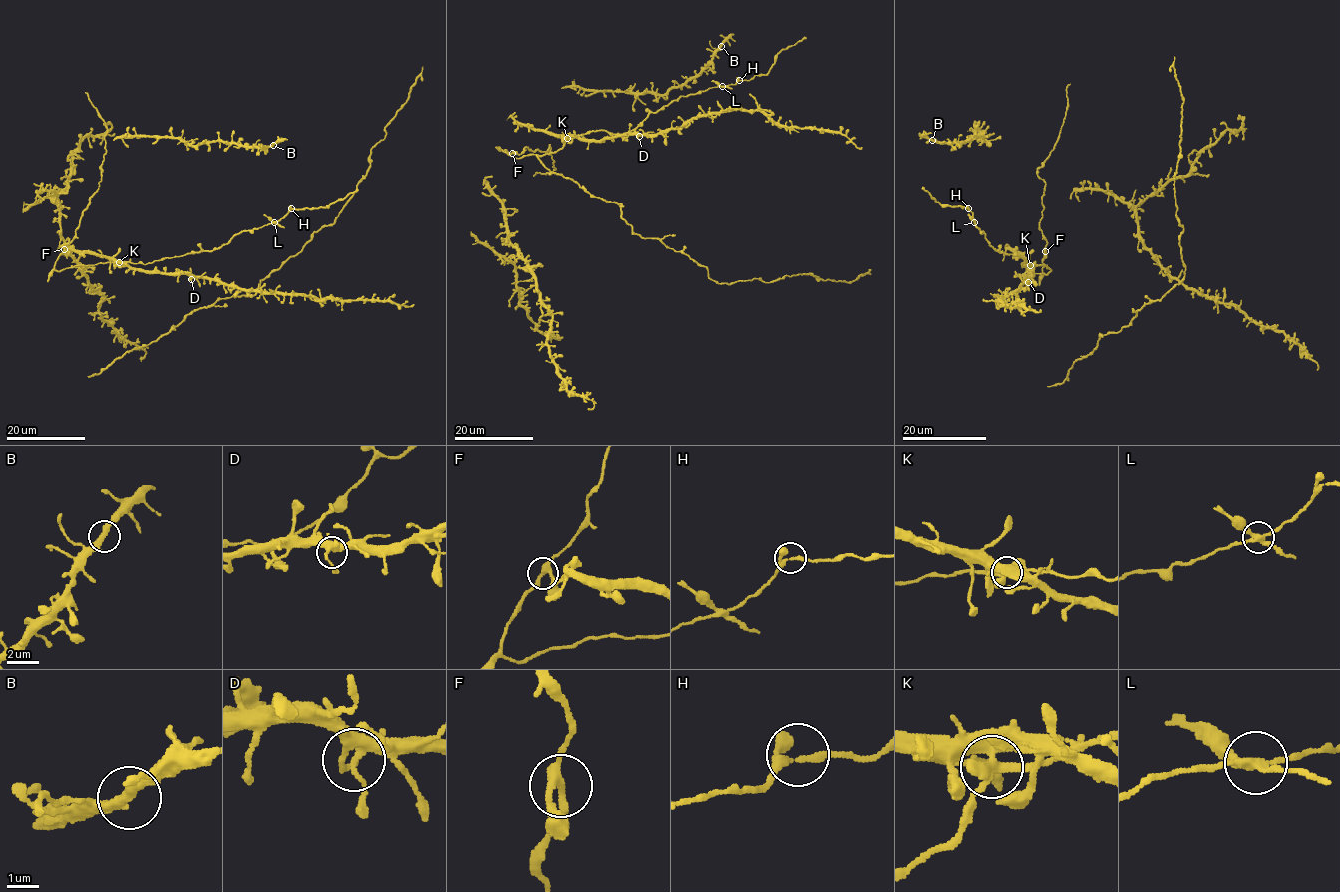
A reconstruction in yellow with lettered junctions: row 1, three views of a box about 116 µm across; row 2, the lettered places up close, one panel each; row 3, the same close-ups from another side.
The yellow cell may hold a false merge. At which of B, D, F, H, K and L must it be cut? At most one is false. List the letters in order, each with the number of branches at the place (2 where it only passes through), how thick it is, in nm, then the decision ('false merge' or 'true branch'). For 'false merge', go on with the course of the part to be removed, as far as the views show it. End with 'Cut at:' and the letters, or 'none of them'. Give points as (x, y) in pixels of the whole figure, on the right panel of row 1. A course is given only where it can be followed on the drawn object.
B: branches 3; calibre 280 nm; true branch
D: branches 4; calibre 320 nm; true branch
F: branches 3; calibre 260 nm; true branch
H: branches 3; calibre 190 nm; true branch
K: branches 4; calibre 380 nm; true branch
L: branches 4; calibre 240 nm; false merge
Cut at: L

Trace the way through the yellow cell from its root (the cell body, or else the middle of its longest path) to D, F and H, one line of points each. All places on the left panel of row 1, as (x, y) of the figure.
D: (137, 270), (185, 274), (191, 279)
F: (137, 270), (130, 269), (123, 262), (107, 262), (75, 265), (56, 271), (55, 261), (64, 249)
H: (137, 270), (127, 263), (147, 264), (203, 250), (212, 251), (242, 231), (279, 221), (291, 208)

